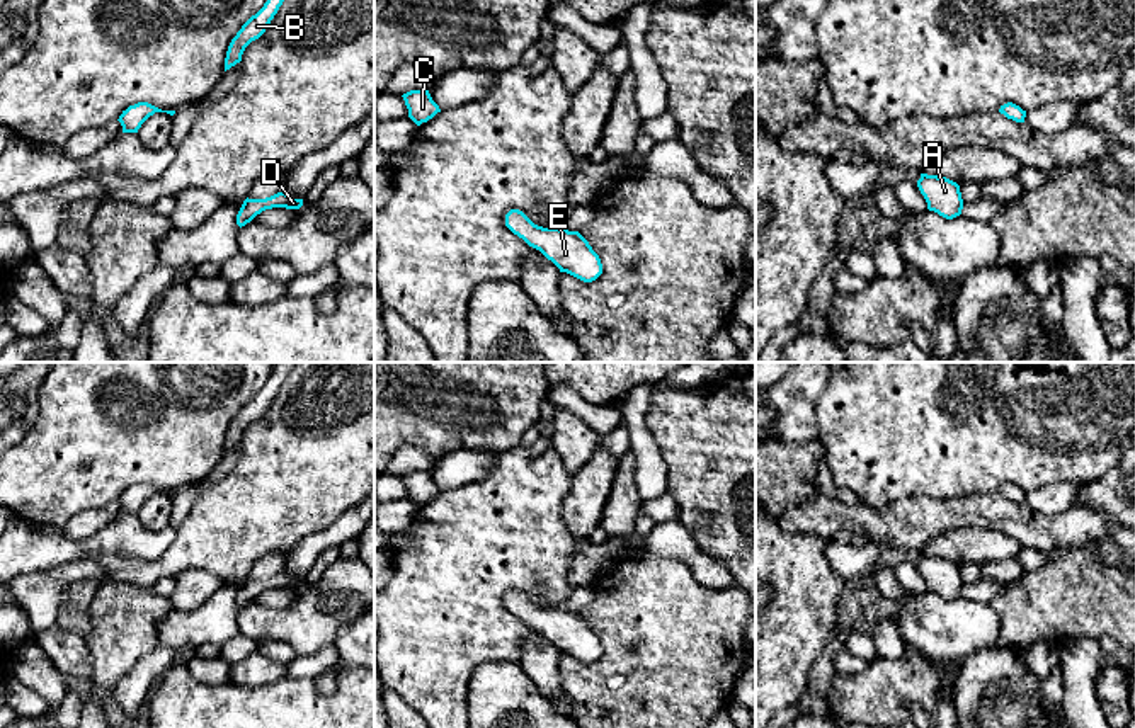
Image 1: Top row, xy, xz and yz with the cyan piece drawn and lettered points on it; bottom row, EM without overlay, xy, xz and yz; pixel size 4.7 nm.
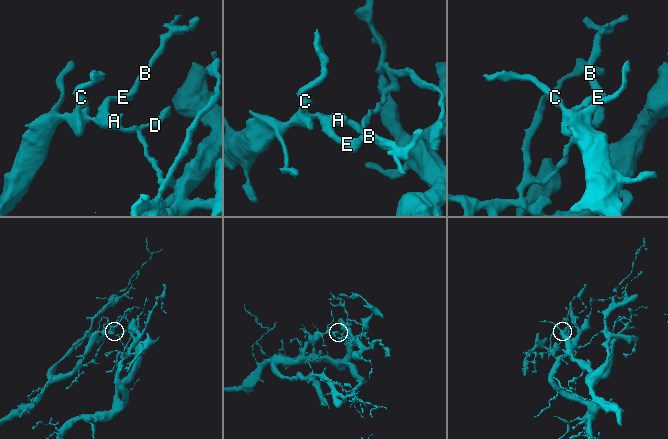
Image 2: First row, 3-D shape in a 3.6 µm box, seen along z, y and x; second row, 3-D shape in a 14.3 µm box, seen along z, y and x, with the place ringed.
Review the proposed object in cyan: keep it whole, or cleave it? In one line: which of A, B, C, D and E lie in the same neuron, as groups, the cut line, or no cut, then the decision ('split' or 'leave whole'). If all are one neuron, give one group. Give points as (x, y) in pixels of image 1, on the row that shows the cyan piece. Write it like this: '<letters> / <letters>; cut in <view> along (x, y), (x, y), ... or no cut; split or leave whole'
A B C D E; no cut; leave whole

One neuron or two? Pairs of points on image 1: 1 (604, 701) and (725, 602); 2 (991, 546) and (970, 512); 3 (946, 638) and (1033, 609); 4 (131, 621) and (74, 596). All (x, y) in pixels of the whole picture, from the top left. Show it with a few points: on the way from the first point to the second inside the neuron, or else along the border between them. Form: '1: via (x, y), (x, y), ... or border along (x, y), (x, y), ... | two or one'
1: via (635, 693), (695, 633) | one
2: border along (940, 533), (950, 528), (987, 526), (1016, 540) | two
3: border along (987, 602), (998, 623), (996, 647) | two
4: border along (102, 582), (89, 606), (89, 633), (84, 638) | two

